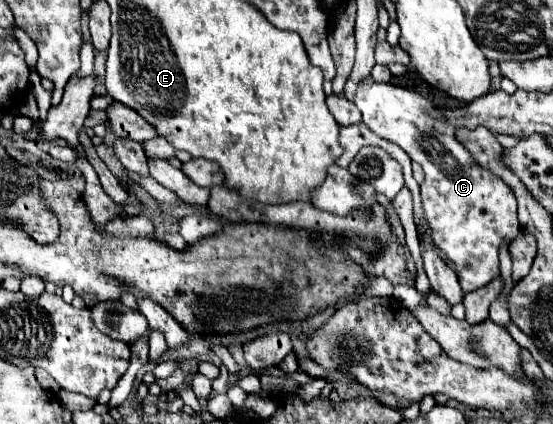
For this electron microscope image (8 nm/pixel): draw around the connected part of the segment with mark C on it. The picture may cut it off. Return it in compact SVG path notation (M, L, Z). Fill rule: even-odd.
M368 77L358 87L354 105L360 109L362 121L370 131L374 131L376 135L380 135L386 141L396 143L398 147L402 147L408 153L408 157L412 161L422 165L426 179L420 185L420 193L422 193L422 207L424 207L424 213L430 223L432 239L438 245L438 249L444 251L444 255L454 263L462 291L470 293L470 291L476 291L480 287L488 285L490 281L494 281L498 277L500 247L504 243L510 245L512 239L520 233L520 223L518 223L518 215L516 215L518 203L516 203L512 189L498 175L494 175L492 171L482 167L470 155L470 151L456 139L456 135L454 135L456 129L450 127L450 123L446 123L446 119L438 119L436 117L438 109L420 93L410 91L406 87L390 85L390 83L376 83L372 77Z

